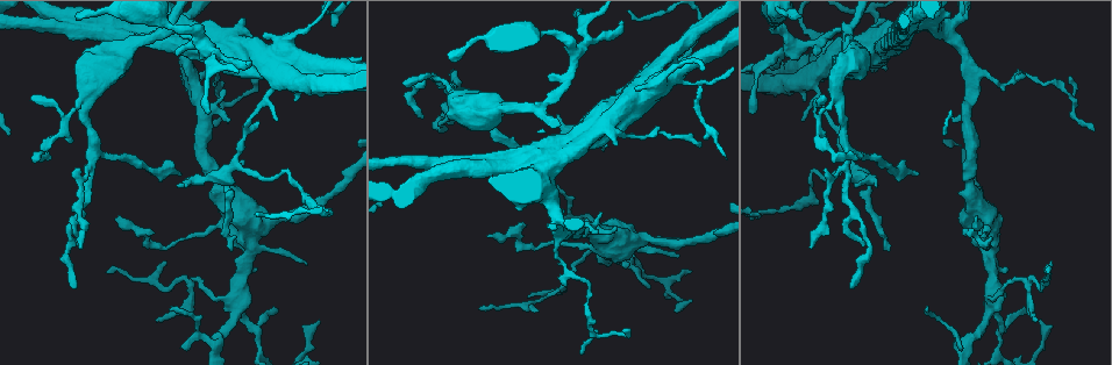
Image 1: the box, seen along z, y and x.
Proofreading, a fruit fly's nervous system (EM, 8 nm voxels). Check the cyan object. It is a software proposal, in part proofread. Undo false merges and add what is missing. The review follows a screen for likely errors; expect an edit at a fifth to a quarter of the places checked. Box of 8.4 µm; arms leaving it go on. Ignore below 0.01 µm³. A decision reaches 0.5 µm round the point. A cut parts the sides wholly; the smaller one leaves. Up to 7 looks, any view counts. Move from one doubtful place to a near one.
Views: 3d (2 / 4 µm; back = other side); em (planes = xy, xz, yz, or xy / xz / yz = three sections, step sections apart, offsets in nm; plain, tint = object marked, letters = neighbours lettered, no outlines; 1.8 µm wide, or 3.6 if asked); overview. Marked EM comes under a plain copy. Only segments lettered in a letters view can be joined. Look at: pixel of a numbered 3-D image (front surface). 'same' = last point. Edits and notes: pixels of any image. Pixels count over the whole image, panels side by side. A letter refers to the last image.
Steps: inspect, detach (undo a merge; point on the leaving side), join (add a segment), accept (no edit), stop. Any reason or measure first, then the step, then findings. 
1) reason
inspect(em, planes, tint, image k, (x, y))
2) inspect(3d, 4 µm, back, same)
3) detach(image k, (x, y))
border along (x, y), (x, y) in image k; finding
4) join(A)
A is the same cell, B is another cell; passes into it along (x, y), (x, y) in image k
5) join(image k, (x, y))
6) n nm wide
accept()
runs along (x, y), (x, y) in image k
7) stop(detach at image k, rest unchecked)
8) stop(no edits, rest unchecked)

inspect(3d, 2 µm, image 1, (448, 167))

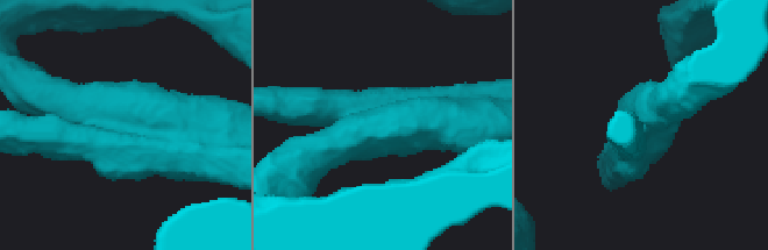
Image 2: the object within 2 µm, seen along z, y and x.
3 arms; arms of 280, 340, 400 nm
inspect(em, planes, letters, image 2, (385, 128))

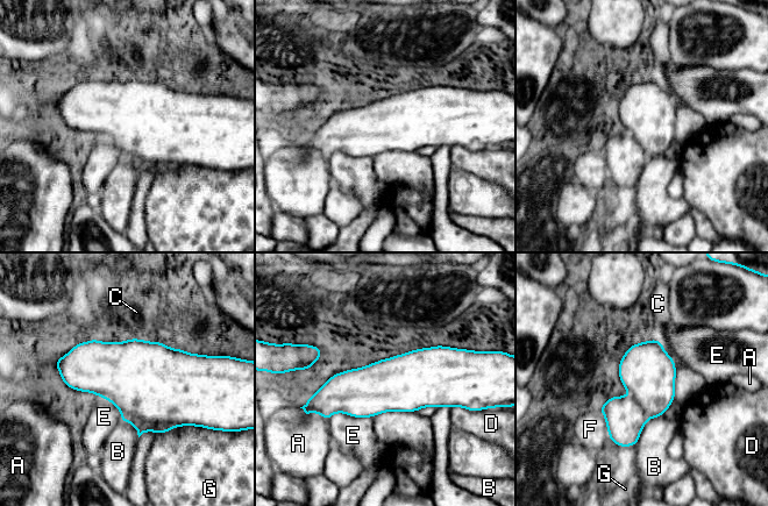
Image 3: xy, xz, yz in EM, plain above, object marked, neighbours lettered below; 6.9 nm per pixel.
detach(image 3, (141, 426))
A, B, C, D, E, F and G are other cells; the part that leaves runs along (123, 419), (141, 426), (168, 427) in image 3; a second cell is stuck on

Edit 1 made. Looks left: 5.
arms run side by side
inspect(em, 3.6 µm, planes, letters, image 1, (846, 147))

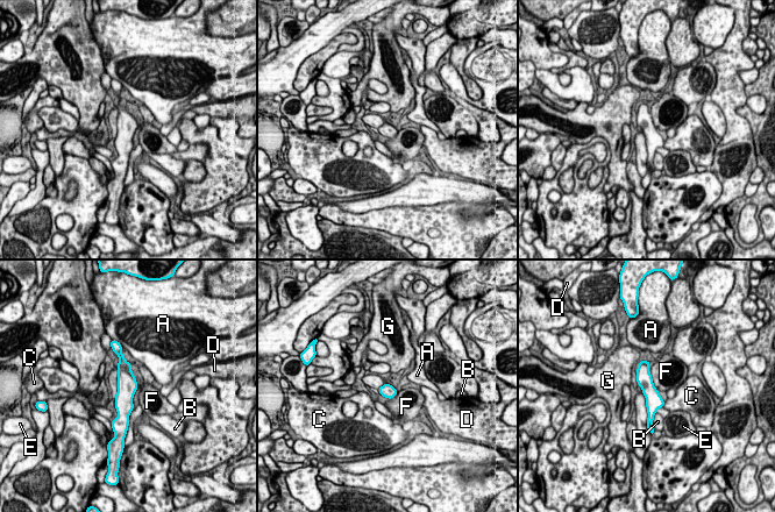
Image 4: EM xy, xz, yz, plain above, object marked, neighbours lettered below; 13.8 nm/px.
F touches over 400 nm
accept()
A, B, C, D, E, F and G are other cells; one cell here

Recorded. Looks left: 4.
inspect(3d, 4 µm, image 1, (1070, 76))

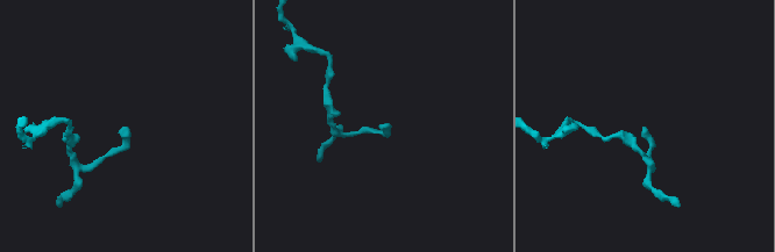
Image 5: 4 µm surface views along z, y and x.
shape alone is not enough
inspect(em, xy, step 8, tint, image 5, (643, 128))

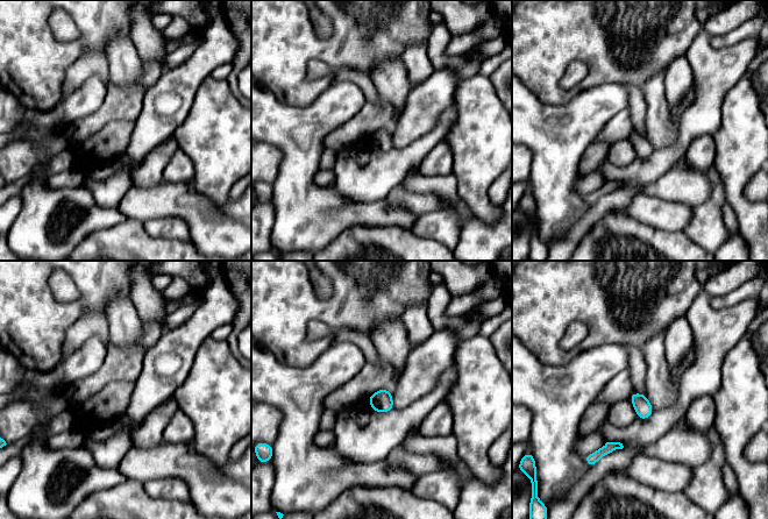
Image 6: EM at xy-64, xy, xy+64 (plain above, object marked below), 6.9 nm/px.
inspect(em, planes, letters, same)

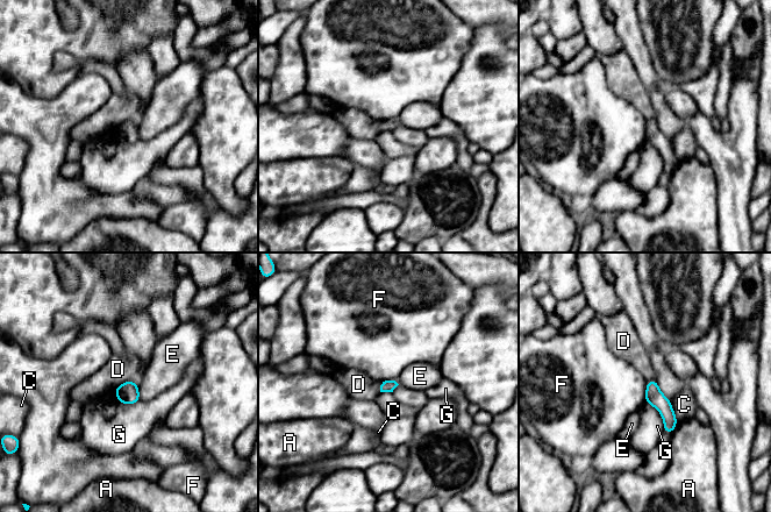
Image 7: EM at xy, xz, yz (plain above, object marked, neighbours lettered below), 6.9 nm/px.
G touches over 240 nm
accept()
A, C, D, E, F and G are other cells; border along (647, 382), (644, 402) in image 7; none of them fits

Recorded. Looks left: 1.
stop(detach at image 3, rest unchecked)

